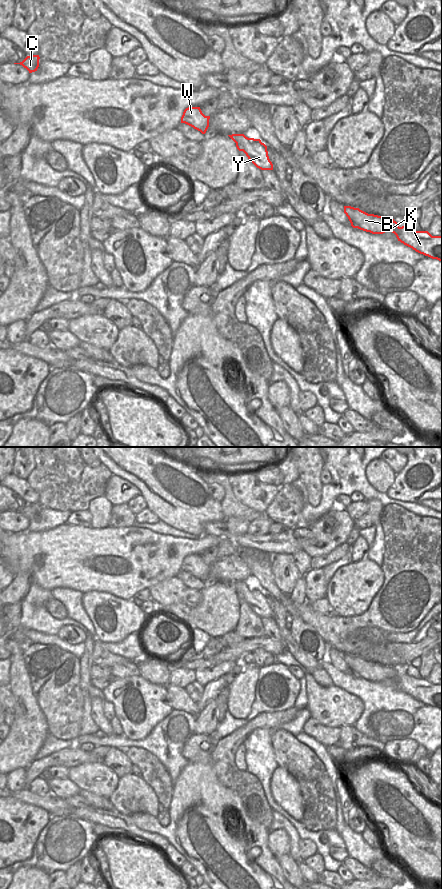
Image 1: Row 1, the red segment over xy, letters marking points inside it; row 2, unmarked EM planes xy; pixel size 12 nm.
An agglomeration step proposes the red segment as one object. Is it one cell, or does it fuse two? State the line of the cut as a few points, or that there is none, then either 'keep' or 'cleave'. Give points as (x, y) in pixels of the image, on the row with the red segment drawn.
cut none; keep

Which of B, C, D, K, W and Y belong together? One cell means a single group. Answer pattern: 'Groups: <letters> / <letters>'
Groups: B C D K W Y

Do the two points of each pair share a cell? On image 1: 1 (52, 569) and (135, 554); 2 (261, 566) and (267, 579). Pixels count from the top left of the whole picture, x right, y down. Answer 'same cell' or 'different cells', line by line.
1: same cell
2: same cell

